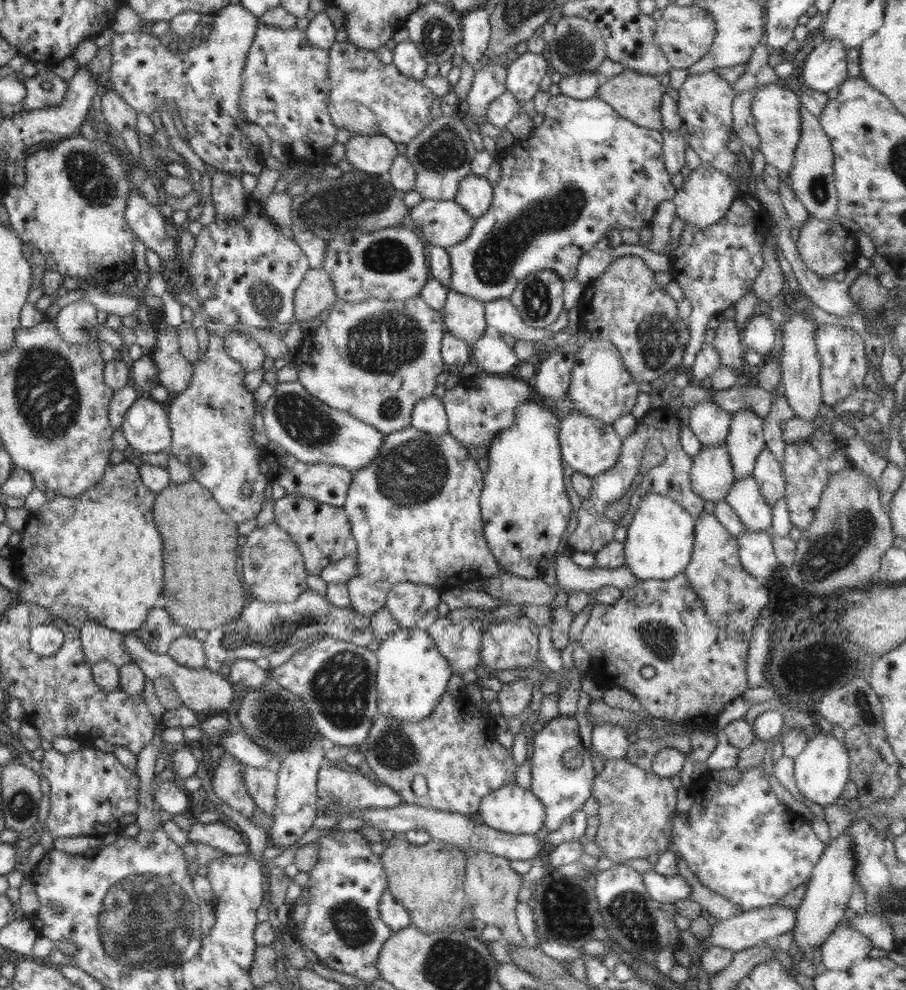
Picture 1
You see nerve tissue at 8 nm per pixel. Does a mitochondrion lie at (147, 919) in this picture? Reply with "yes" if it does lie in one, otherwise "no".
yes

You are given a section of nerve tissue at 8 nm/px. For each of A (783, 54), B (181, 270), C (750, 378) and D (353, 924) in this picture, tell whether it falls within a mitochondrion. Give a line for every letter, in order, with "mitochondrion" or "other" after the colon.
A: other
B: other
C: other
D: mitochondrion

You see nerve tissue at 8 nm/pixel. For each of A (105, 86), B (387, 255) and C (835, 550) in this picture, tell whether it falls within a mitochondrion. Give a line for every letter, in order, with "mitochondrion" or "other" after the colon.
A: other
B: mitochondrion
C: mitochondrion

